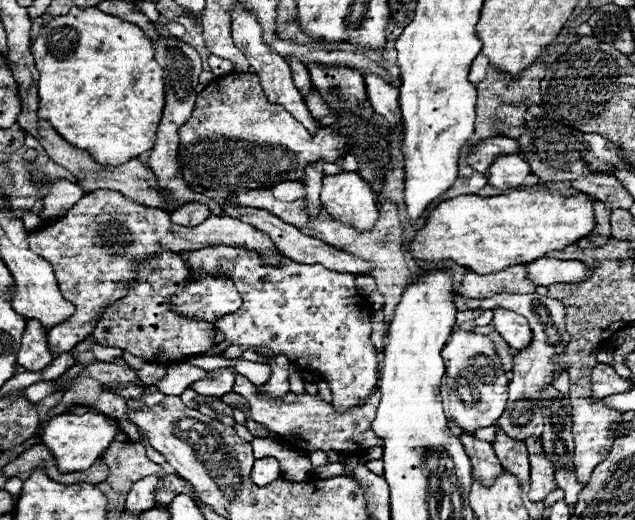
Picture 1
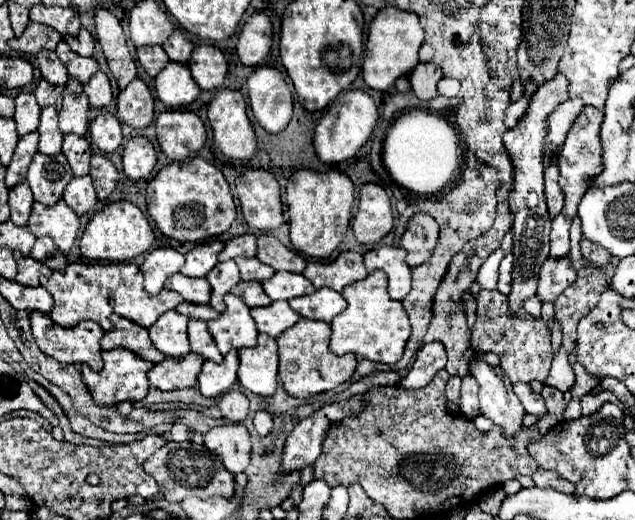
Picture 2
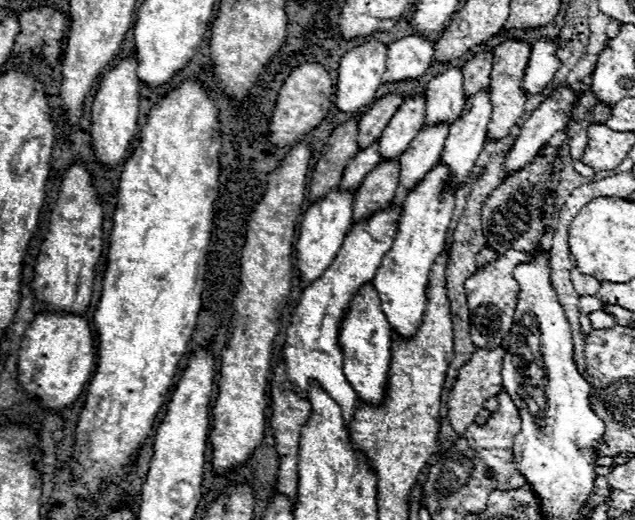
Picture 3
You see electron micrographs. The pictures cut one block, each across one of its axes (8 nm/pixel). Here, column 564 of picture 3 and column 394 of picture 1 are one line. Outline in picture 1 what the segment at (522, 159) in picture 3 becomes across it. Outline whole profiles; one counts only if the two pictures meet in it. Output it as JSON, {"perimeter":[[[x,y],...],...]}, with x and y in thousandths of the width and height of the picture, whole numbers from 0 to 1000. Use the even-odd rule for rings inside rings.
{"perimeter":[[[576,142],[573,154],[576,154],[576,181],[580,181],[586,208],[611,231],[614,246],[624,246],[624,238],[627,238],[627,223],[624,223],[627,173],[614,158],[598,150],[595,142]]]}

